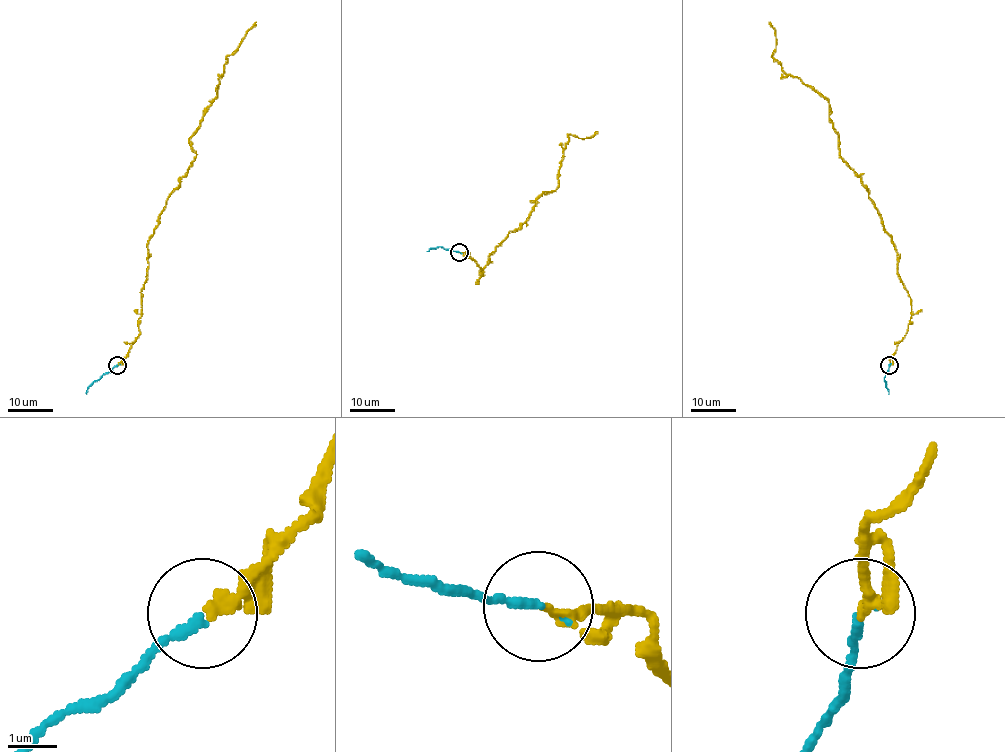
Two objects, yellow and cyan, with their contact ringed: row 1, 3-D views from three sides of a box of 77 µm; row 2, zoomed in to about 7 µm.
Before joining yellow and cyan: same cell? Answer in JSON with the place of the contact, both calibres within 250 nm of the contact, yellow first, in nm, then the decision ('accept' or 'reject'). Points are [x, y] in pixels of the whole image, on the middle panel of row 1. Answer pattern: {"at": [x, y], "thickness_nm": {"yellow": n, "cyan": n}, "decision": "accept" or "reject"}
{"at": [459, 252], "thickness_nm": {"yellow": 160, "cyan": 200}, "decision": "accept"}

